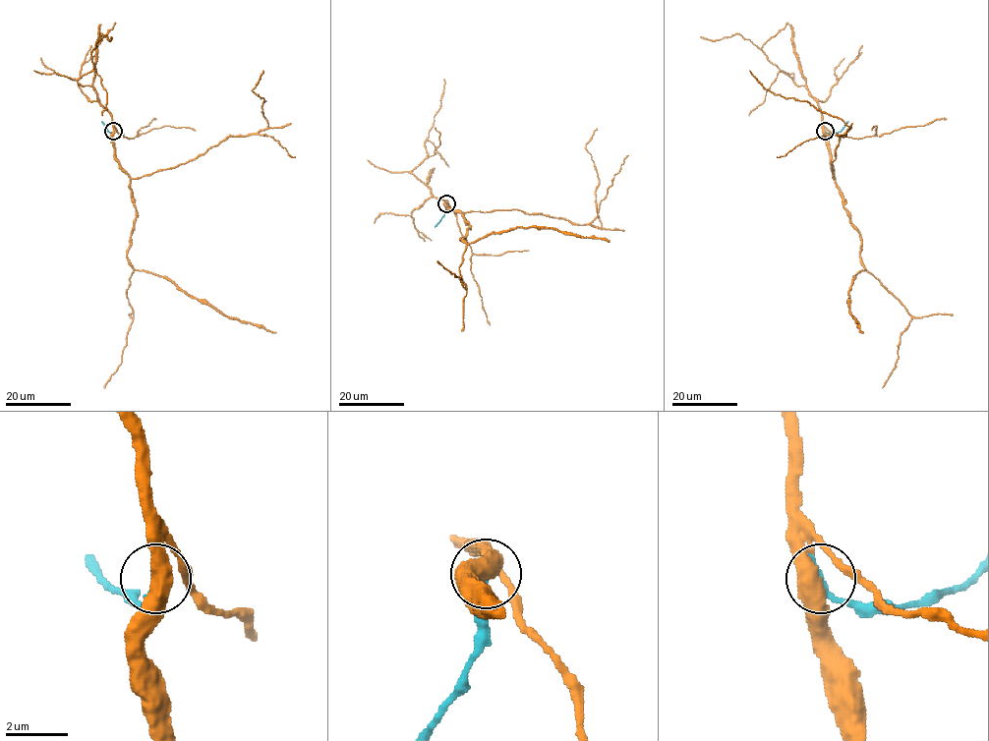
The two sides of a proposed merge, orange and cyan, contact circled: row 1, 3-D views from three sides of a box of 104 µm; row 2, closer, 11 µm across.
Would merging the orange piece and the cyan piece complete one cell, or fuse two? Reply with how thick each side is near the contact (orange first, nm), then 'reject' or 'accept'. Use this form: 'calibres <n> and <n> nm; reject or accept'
calibres 500 and 200 nm; accept

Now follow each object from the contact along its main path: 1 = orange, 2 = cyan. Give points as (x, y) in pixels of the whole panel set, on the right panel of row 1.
1: (825, 130), (834, 178), (831, 163), (836, 149), (849, 128), (806, 101), (775, 94), (749, 70)
2: (825, 130), (838, 133), (848, 121)

